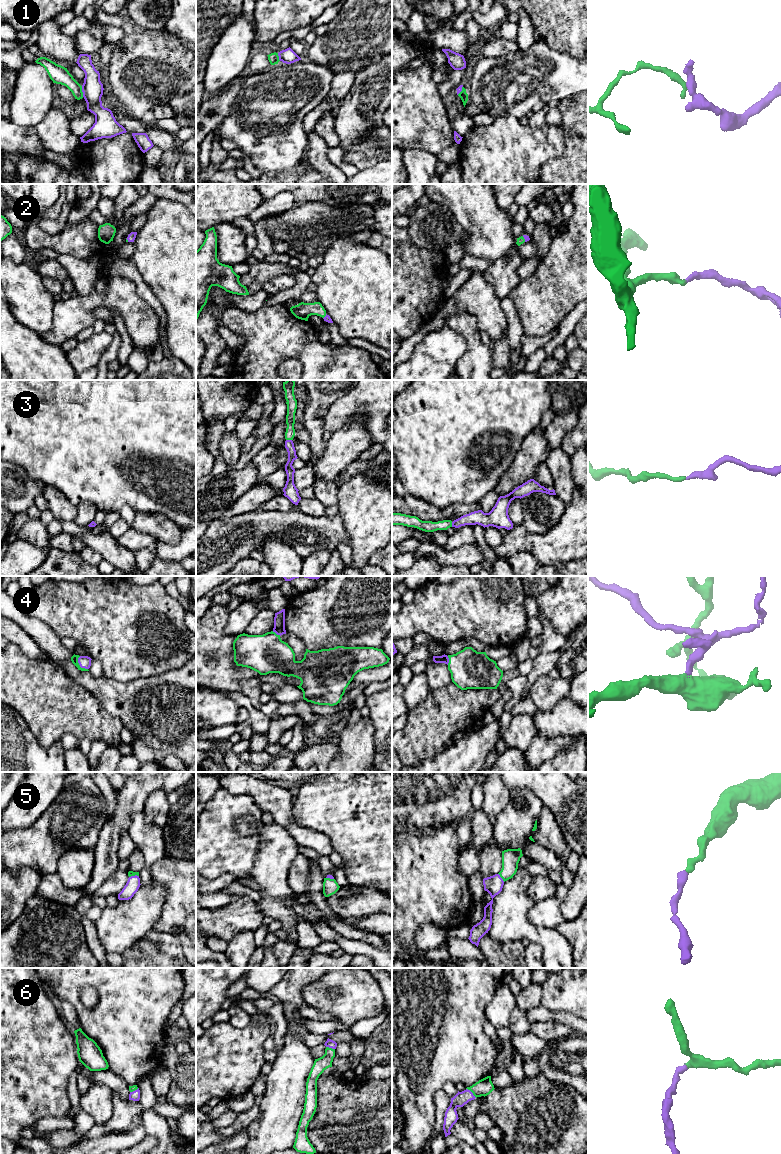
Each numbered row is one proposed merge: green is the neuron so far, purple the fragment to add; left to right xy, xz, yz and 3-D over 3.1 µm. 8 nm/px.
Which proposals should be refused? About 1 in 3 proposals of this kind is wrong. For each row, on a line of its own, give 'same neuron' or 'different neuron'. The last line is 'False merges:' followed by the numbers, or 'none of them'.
1: different neuron
2: same neuron
3: same neuron
4: same neuron
5: same neuron
6: same neuron
False merges: 1

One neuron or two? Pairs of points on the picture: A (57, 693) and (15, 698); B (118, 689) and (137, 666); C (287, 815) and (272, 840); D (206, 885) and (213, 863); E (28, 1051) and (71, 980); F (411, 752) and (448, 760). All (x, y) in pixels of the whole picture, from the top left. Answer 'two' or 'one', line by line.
A: one
B: two
C: two
D: two
E: two
F: two

